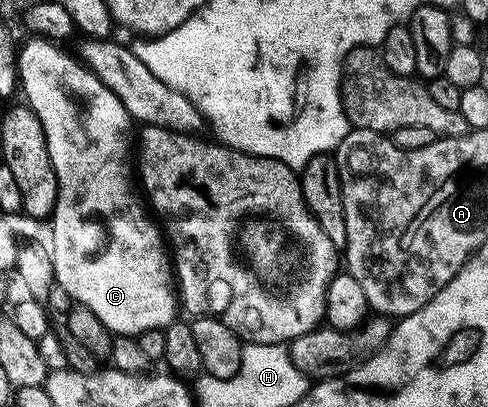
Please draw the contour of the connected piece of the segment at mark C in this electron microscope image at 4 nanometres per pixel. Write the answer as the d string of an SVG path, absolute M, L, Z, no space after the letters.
M32 35L27 39L29 41L18 49L18 81L28 100L25 101L27 108L33 109L42 123L48 154L56 172L56 206L50 218L55 284L66 287L75 304L90 307L113 335L165 330L178 317L178 286L161 226L144 214L145 202L140 202L132 190L134 161L128 156L134 153L134 121L114 91L108 90L86 64L75 57L76 62L70 54L60 50L63 48L57 42L47 37Z

